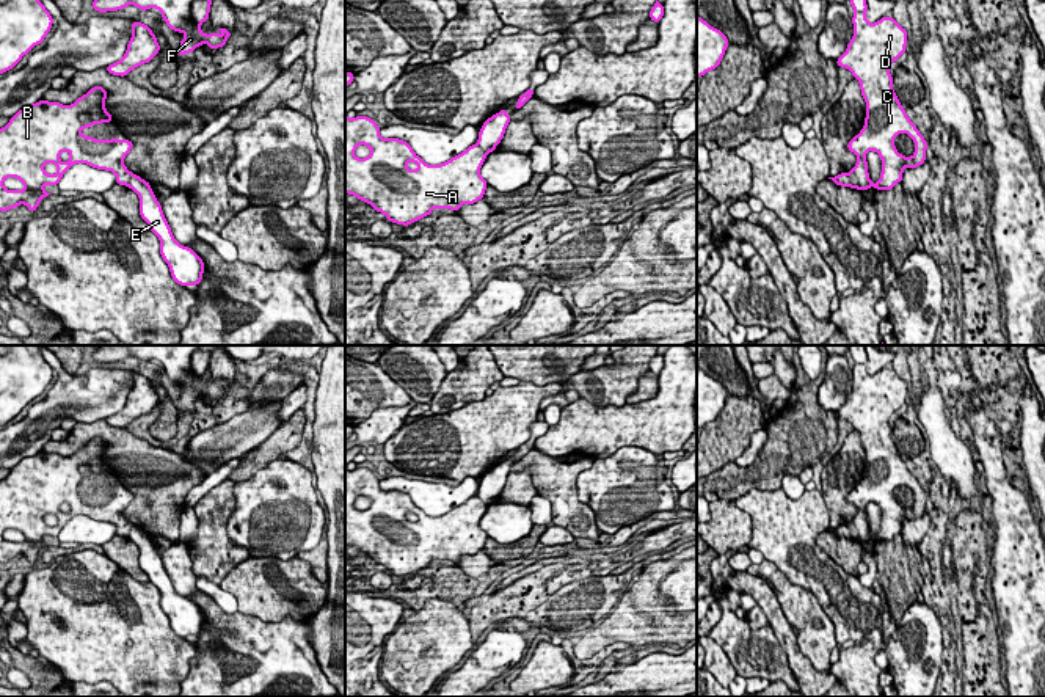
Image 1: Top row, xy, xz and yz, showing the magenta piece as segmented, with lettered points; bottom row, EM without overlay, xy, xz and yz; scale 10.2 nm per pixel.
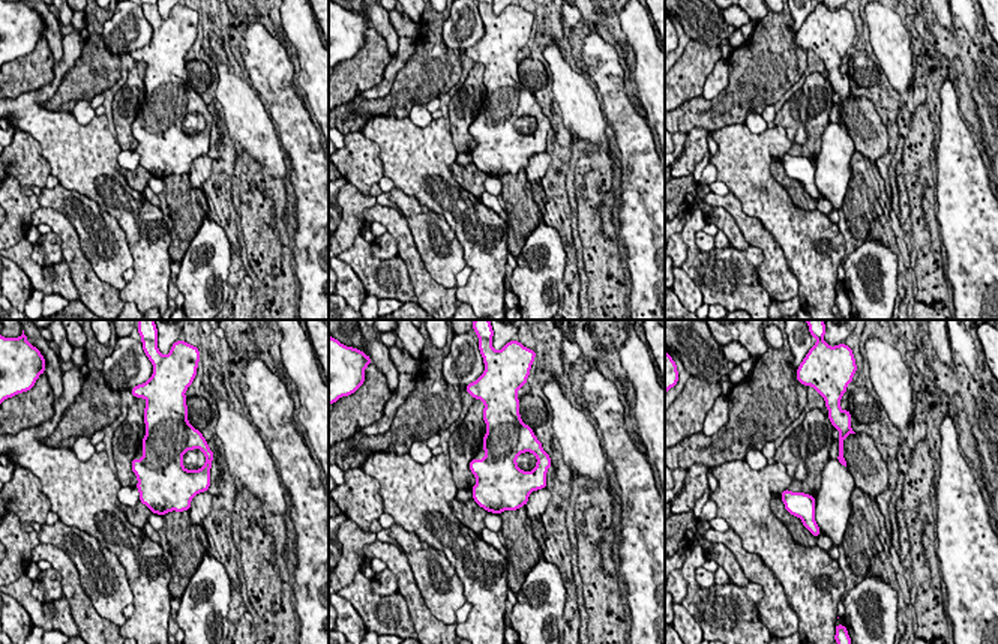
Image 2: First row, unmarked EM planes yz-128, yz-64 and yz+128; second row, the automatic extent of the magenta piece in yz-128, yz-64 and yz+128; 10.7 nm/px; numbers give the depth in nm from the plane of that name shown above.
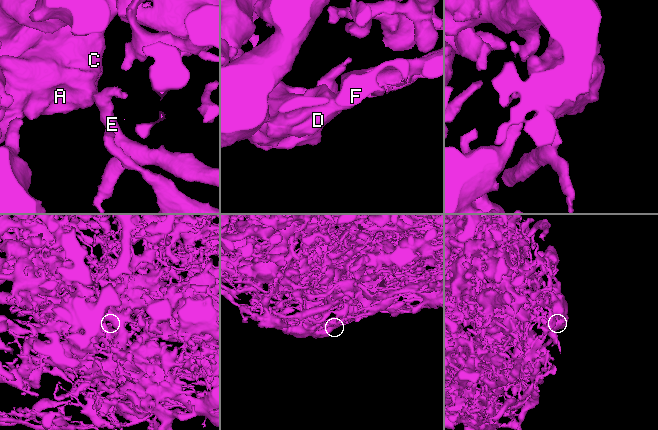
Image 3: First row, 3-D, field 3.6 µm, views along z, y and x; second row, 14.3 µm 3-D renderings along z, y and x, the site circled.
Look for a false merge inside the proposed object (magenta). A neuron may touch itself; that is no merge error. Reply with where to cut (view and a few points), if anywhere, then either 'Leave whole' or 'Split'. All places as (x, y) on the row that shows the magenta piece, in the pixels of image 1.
Split along yz (846, 173), (854, 187). Split

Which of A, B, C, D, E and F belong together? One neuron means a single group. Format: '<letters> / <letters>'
A B C D / E F

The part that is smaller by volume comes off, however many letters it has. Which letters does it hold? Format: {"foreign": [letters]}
{"foreign": ["A", "B", "C", "D"]}

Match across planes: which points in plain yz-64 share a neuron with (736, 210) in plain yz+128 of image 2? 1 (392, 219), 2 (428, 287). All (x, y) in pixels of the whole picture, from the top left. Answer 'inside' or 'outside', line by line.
1: outside
2: outside

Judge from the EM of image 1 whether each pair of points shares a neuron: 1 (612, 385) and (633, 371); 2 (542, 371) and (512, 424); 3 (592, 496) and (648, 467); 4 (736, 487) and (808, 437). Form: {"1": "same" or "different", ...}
{"1": "same", "2": "different", "3": "same", "4": "same"}

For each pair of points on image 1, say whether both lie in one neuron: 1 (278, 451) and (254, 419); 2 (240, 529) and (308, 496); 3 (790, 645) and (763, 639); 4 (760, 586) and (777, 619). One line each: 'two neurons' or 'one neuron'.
1: two neurons
2: one neuron
3: two neurons
4: one neuron

